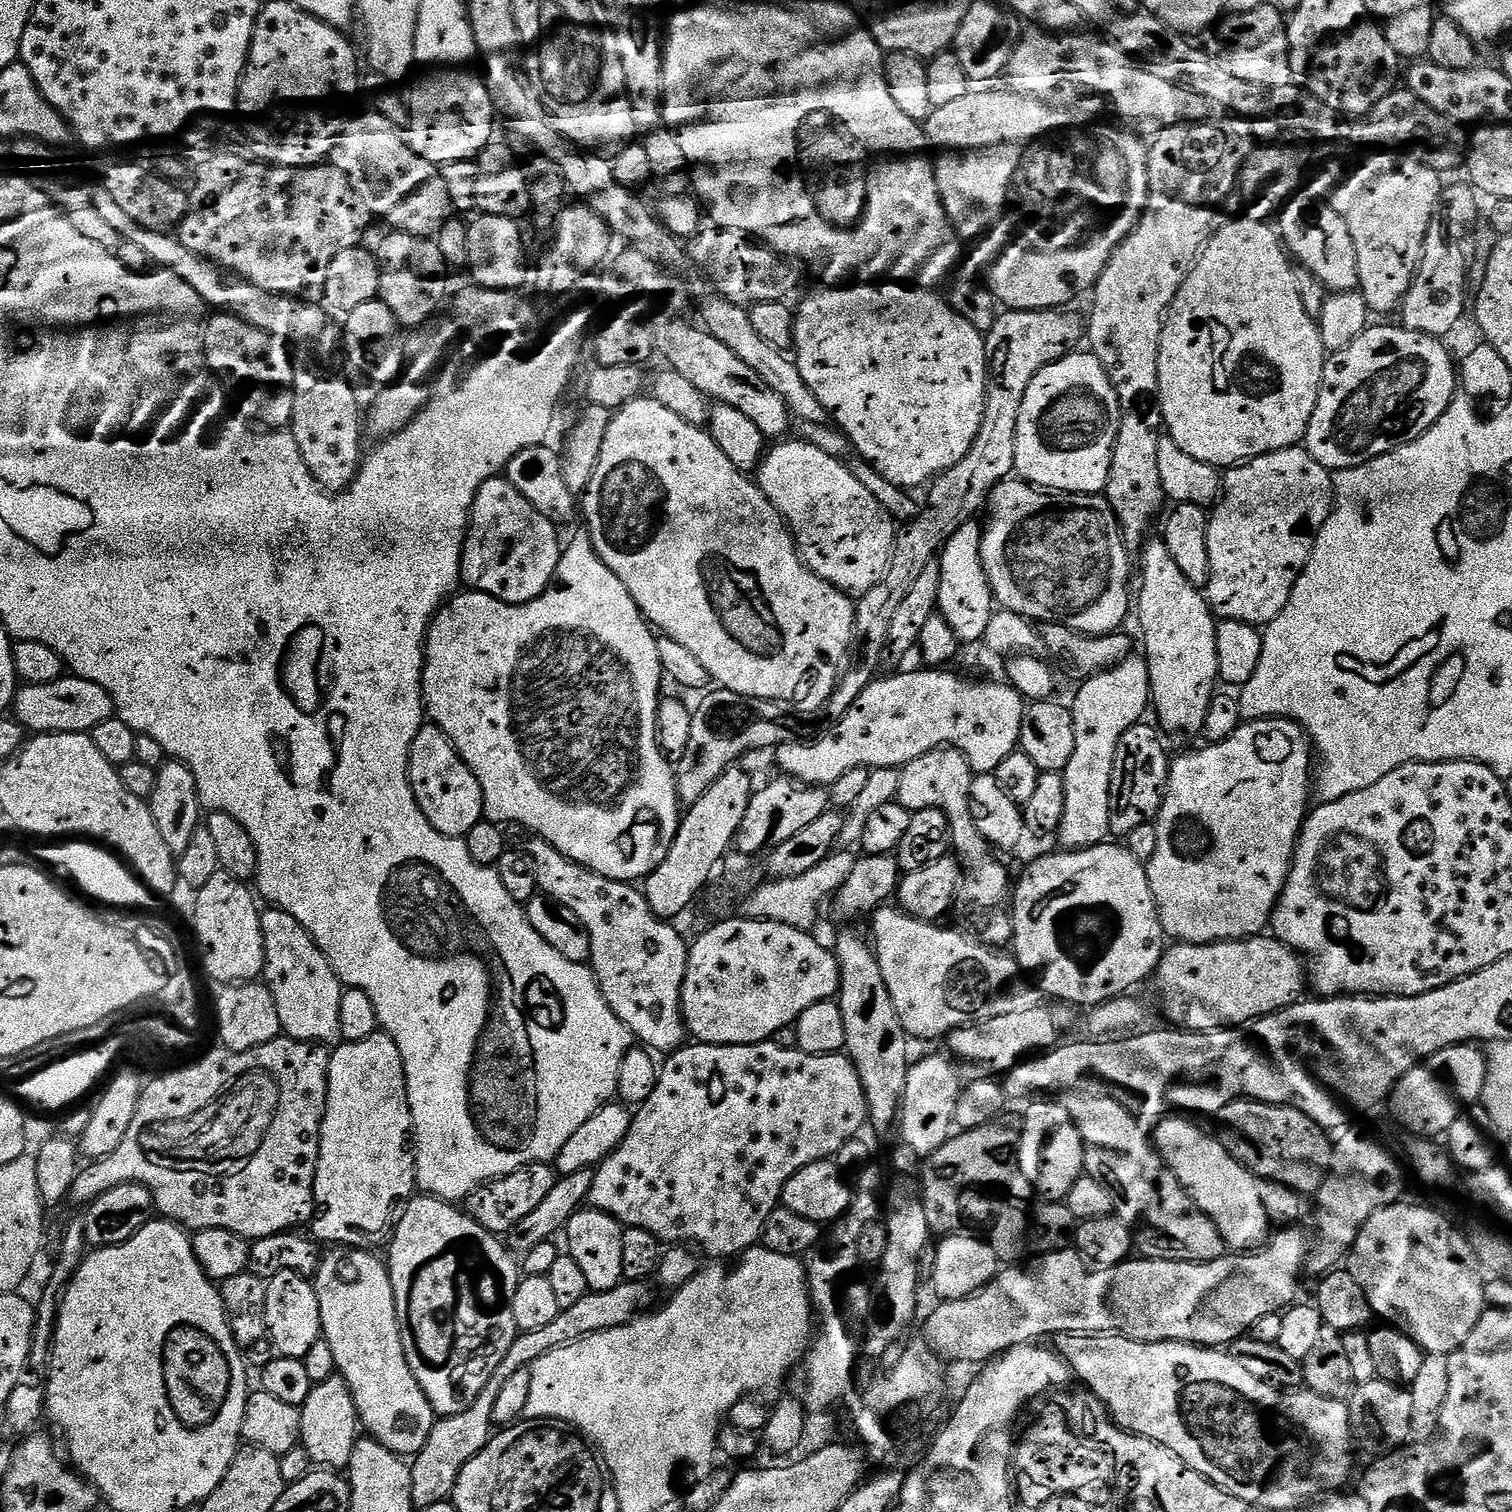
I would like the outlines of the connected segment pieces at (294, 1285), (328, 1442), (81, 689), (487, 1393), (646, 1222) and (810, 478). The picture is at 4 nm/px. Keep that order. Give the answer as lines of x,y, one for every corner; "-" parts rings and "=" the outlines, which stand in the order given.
279,1272
267,1281
266,1290
266,1326
268,1327
267,1339
277,1349
279,1355
289,1356
295,1360
303,1360
306,1354
310,1354
310,1346
322,1339
322,1314
318,1306
318,1294
315,1283
307,1276
301,1276
298,1272
=
337,1374
326,1382
313,1384
303,1408
300,1409
300,1444
312,1459
313,1465
324,1470
347,1469
356,1449
357,1439
356,1407
347,1382
=
65,674
49,684
24,684
16,693
14,712
15,708
15,719
32,734
91,733
94,726
113,719
116,712
110,694
106,694
102,686
75,674
=
627,1281
610,1291
589,1291
578,1302
563,1309
550,1324
540,1330
519,1333
510,1350
499,1360
498,1366
492,1368
490,1378
487,1379
486,1385
482,1386
482,1394
478,1394
478,1398
474,1398
474,1402
470,1402
470,1406
462,1410
462,1414
445,1416
433,1423
430,1438
426,1438
426,1446
422,1446
422,1450
416,1453
410,1464
412,1469
410,1494
413,1509
423,1510
426,1506
442,1504
451,1497
466,1462
470,1462
470,1458
474,1458
488,1445
490,1433
494,1428
492,1423
494,1398
498,1398
503,1383
512,1374
529,1367
538,1357
558,1345
578,1340
592,1332
627,1324
640,1311
650,1306
648,1305
650,1292
646,1285
647,1283
644,1282
=
692,1042
692,1045
690,1044
677,1048
665,1059
668,1061
664,1065
663,1063
659,1065
656,1084
653,1085
652,1092
644,1102
635,1109
628,1133
622,1138
619,1146
606,1159
601,1160
592,1172
592,1188
588,1191
588,1200
591,1207
614,1217
621,1225
646,1230
665,1245
689,1244
695,1246
701,1253
709,1252
712,1258
732,1258
753,1247
760,1240
760,1232
764,1228
766,1218
781,1203
780,1191
784,1189
784,1183
799,1168
812,1164
815,1160
835,1157
836,1151
859,1133
856,1131
868,1120
868,1103
856,1067
852,1065
847,1055
840,1052
806,1054
795,1046
785,1046
779,1042
762,1044
=
788,440
777,448
767,449
758,465
758,483
766,498
784,515
784,521
798,541
798,551
804,557
804,563
817,576
849,594
862,594
880,582
896,548
898,524
874,498
874,494
858,482
847,463
835,460
826,449
816,444

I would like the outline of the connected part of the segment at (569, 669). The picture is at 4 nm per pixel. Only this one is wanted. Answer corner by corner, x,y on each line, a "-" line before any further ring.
580,530
573,538
569,548
567,545
563,549
552,587
529,604
507,604
495,600
485,592
464,590
453,595
441,607
428,626
424,642
424,707
427,719
448,735
457,754
464,759
474,778
478,778
478,786
482,786
484,795
484,815
487,819
504,826
521,824
528,828
524,830
541,836
554,845
566,859
583,864
591,872
597,872
611,880
640,882
660,865
680,828
682,805
676,789
673,761
660,748
660,738
656,731
661,713
660,680
664,676
664,668
658,658
657,639
657,633
634,602
630,590
626,590
618,574
614,574
614,570
610,570
610,566
602,562
592,544
592,537
584,530

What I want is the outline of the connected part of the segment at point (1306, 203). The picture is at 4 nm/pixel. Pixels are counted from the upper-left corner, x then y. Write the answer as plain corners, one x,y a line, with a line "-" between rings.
1301,190
1285,203
1279,220
1280,238
1299,267
1310,270
1310,274
1314,274
1314,278
1318,278
1318,282
1322,282
1329,293
1357,291
1360,279
1354,238
1350,238
1346,222
1342,222
1339,214
1325,200
1311,191

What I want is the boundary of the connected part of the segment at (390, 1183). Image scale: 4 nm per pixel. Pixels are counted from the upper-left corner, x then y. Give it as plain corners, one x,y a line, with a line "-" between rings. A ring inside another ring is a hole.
378,1030
370,1038
344,1042
331,1053
328,1062
328,1097
326,1098
326,1110
324,1121
320,1127
320,1153
318,1154
318,1166
314,1178
314,1198
316,1199
316,1214
310,1221
311,1235
317,1241
332,1244
328,1246
343,1246
346,1248
359,1248
361,1250
376,1250
376,1247
387,1245
395,1229
398,1213
409,1200
413,1199
417,1191
416,1182
416,1157
410,1151
410,1133
412,1132
412,1111
408,1105
408,1087
406,1086
406,1074
402,1054
398,1046
388,1037
388,1033

